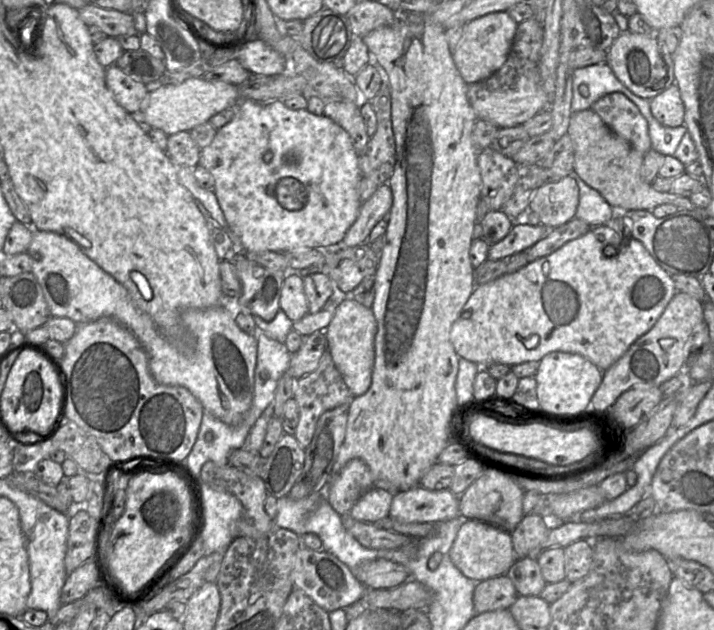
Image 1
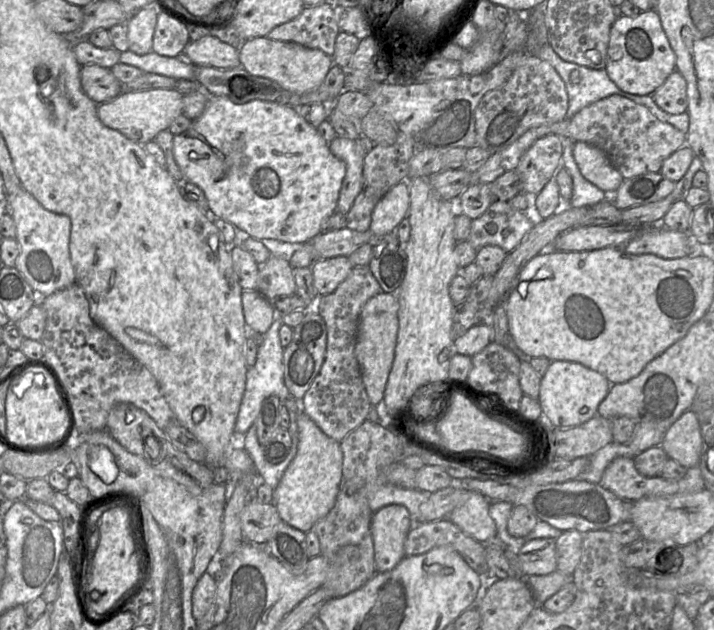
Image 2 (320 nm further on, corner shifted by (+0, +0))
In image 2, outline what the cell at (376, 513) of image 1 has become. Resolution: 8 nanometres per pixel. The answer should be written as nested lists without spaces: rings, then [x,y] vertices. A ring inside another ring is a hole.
[[[388,505],[373,514],[371,533],[376,573],[388,572],[402,561],[405,541],[413,526],[408,509],[402,505]]]

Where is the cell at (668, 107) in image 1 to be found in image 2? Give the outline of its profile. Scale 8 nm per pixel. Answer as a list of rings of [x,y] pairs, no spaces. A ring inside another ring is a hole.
[[[677,70],[653,93],[653,100],[665,112],[681,114],[687,111],[687,82]]]

